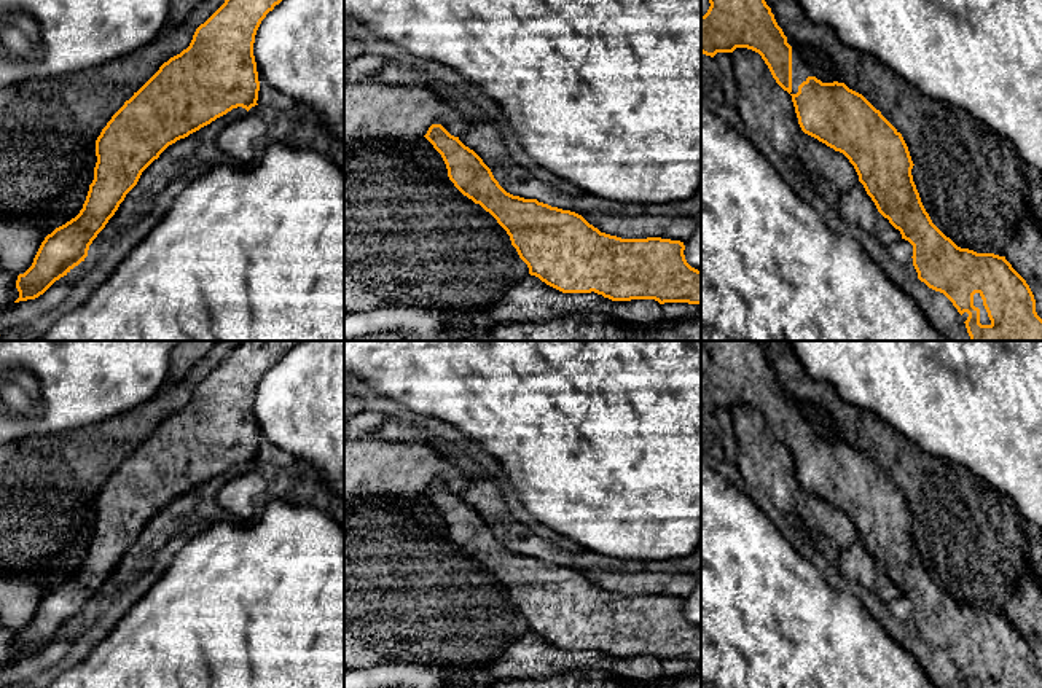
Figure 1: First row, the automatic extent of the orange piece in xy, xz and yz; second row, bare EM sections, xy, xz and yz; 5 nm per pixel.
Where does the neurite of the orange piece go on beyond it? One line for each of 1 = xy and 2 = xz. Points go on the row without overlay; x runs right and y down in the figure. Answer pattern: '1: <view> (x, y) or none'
1: none
2: none

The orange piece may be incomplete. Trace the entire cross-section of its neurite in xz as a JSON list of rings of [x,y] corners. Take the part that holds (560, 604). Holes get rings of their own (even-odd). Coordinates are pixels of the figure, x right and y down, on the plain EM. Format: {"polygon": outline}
{"polygon": [[[441,481],[424,492],[441,511],[454,543],[489,569],[510,592],[529,631],[562,650],[597,650],[612,658],[655,656],[701,663],[701,627],[691,624],[680,597],[621,596],[601,589],[582,572],[507,549],[483,516]]]}

